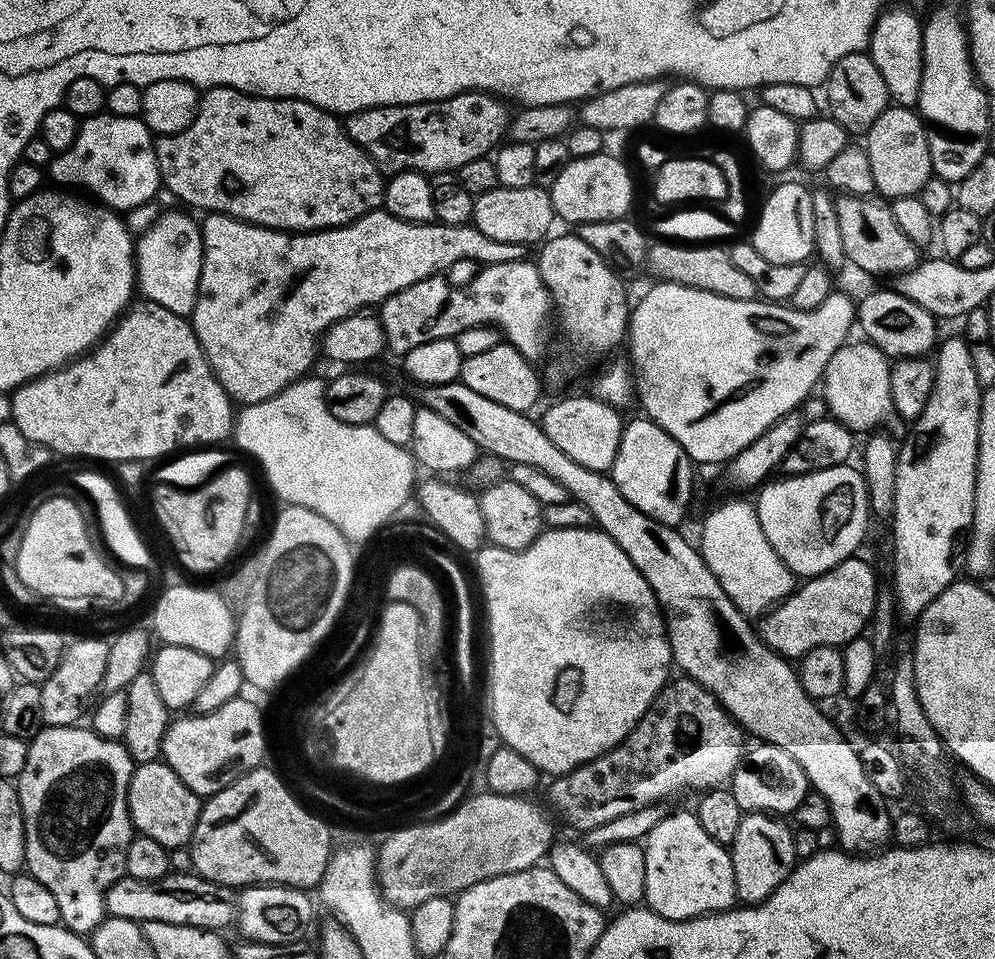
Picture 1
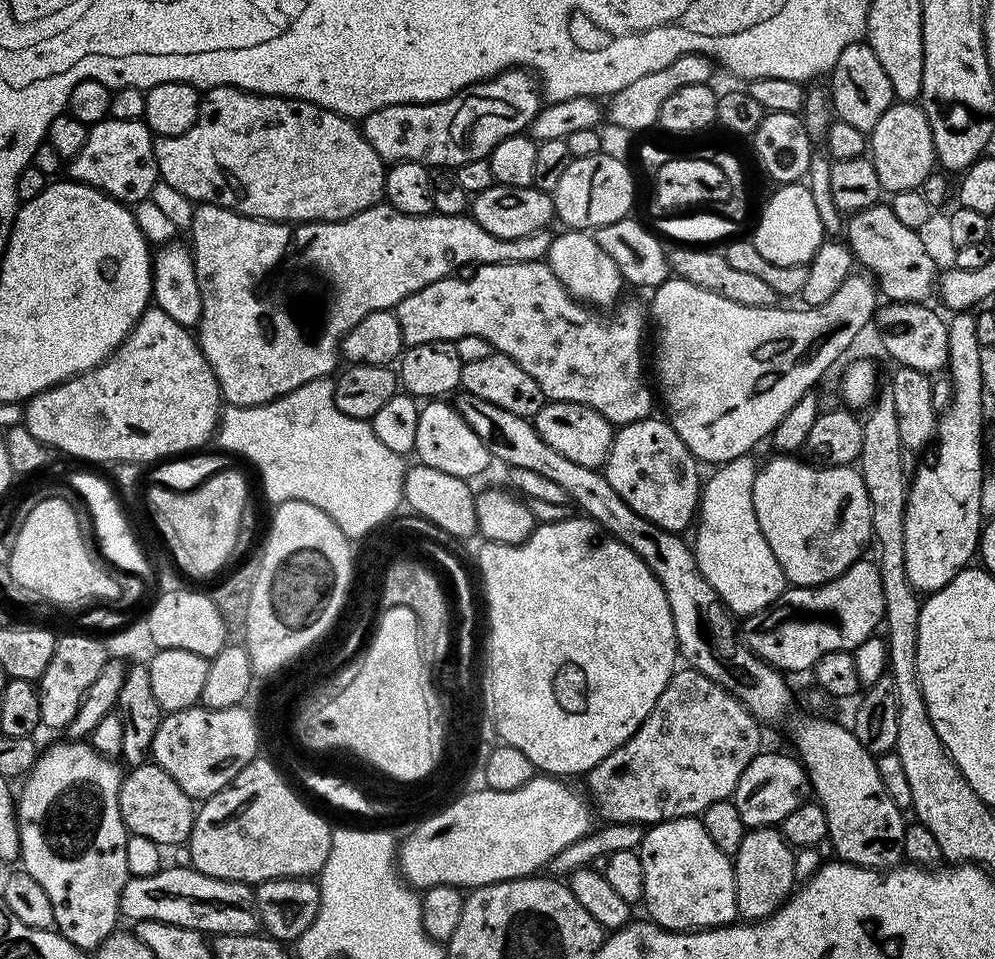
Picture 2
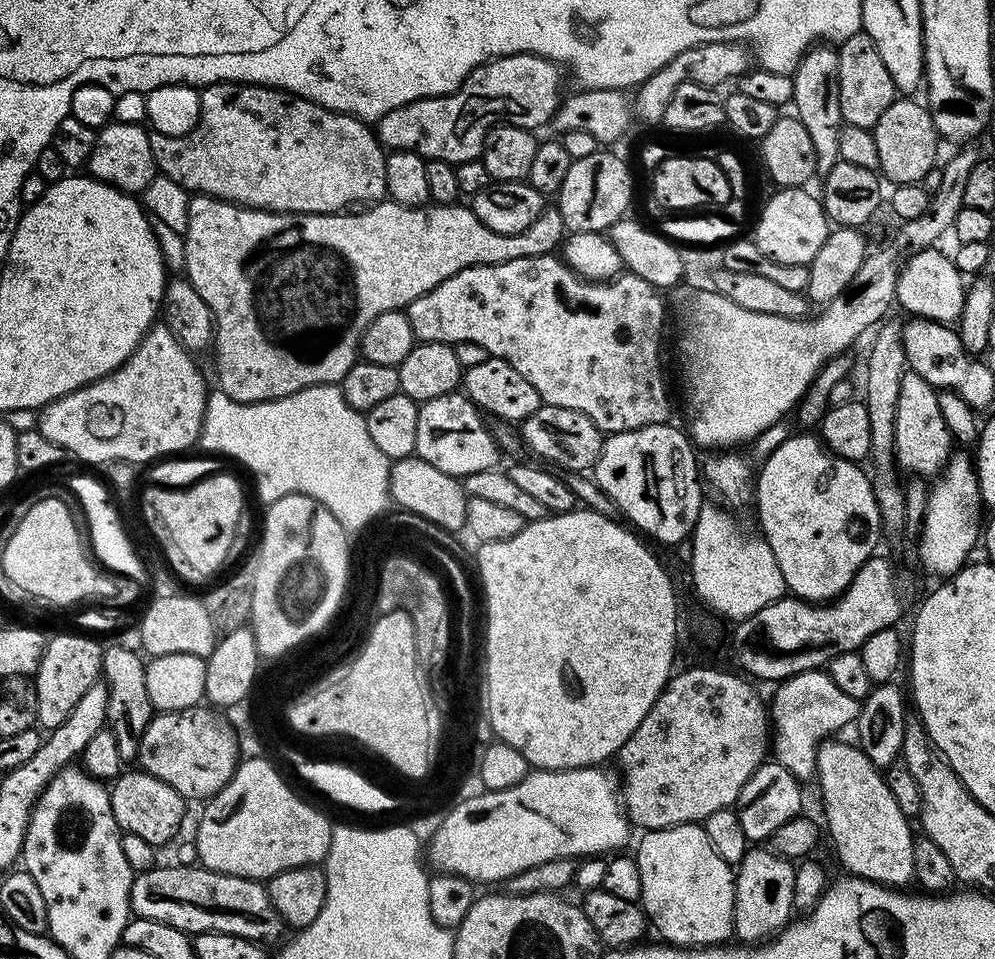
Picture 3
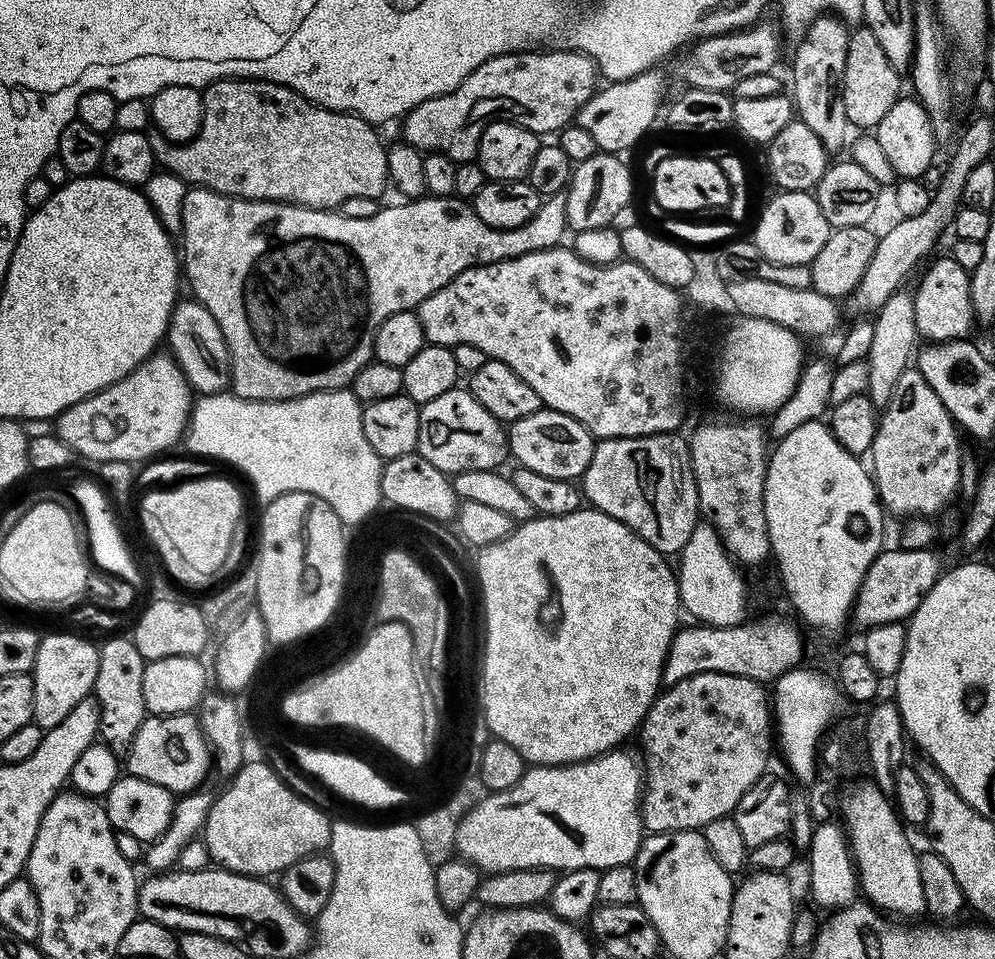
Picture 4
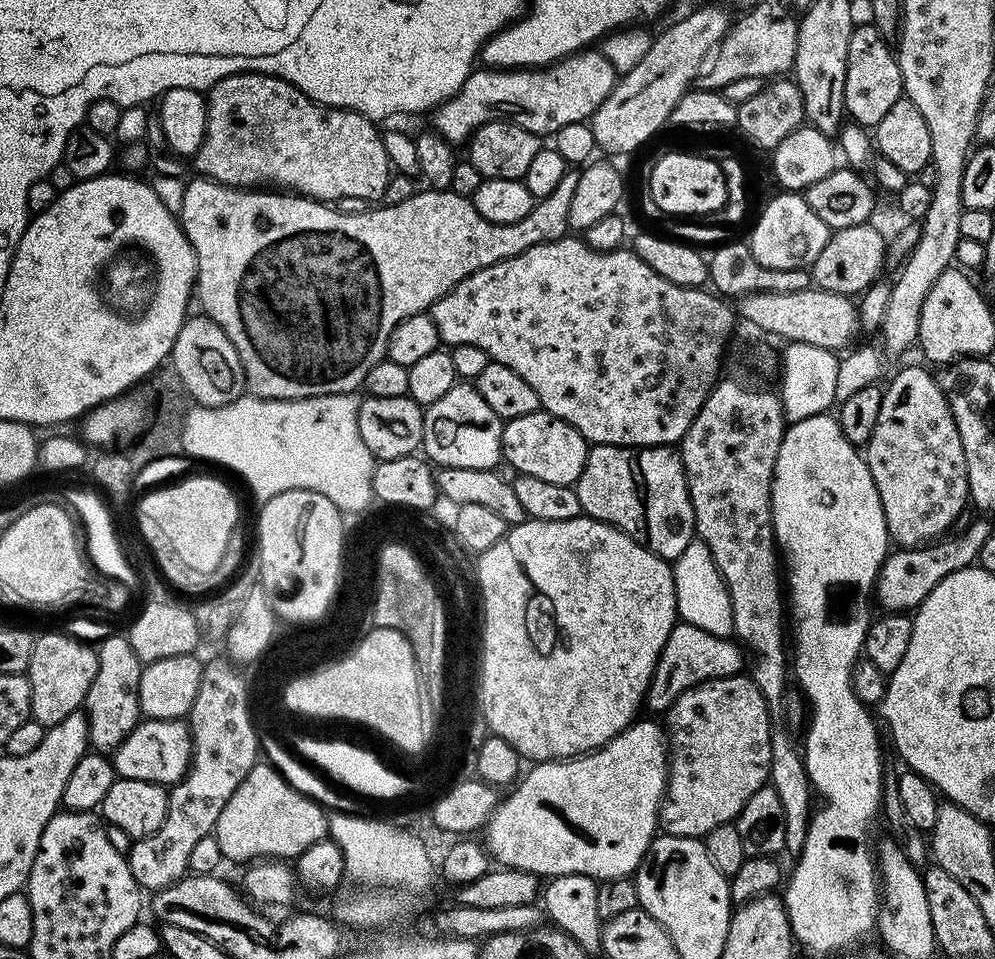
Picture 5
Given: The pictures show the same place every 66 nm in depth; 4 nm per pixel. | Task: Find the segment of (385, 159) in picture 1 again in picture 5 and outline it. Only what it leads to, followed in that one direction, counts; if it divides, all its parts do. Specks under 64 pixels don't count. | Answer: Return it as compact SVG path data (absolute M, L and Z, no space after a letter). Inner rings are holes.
M600 50L576 52L572 56L566 56L562 60L557 60L555 64L539 70L501 70L487 66L481 69L481 72L480 69L473 71L462 87L457 90L456 95L451 96L445 104L438 105L431 113L430 119L433 124L431 127L436 135L453 146L463 145L471 140L472 134L484 124L495 120L510 120L541 138L547 137L547 132L548 135L554 134L562 130L562 126L570 126L570 122L591 121L598 106L602 106L602 102L610 98L618 79L618 73L610 62L610 58L606 58Z

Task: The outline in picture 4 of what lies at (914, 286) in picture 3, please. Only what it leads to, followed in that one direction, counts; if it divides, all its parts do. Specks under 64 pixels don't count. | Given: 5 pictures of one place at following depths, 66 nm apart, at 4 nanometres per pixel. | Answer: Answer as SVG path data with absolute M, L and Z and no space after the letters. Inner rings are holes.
M944 254L941 260L933 259L923 269L924 277L914 288L914 314L917 333L925 341L966 340L973 334L974 313L970 300L970 274L954 262L951 255ZM933 263L933 264L932 264ZM932 264L932 265L931 265ZM925 336L925 337L924 337Z

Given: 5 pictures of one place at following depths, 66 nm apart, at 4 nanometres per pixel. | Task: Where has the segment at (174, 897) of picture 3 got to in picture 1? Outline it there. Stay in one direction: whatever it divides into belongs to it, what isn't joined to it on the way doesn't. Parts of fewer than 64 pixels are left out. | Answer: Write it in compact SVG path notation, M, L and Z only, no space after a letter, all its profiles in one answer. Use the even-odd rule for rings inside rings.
M127 874L120 877L118 882L110 886L104 895L105 913L114 918L130 918L143 926L146 922L178 922L182 926L198 926L213 930L224 930L227 924L231 925L236 919L236 902L238 896L231 888L223 884L215 884L203 880L195 874L167 874L160 880L139 880Z

